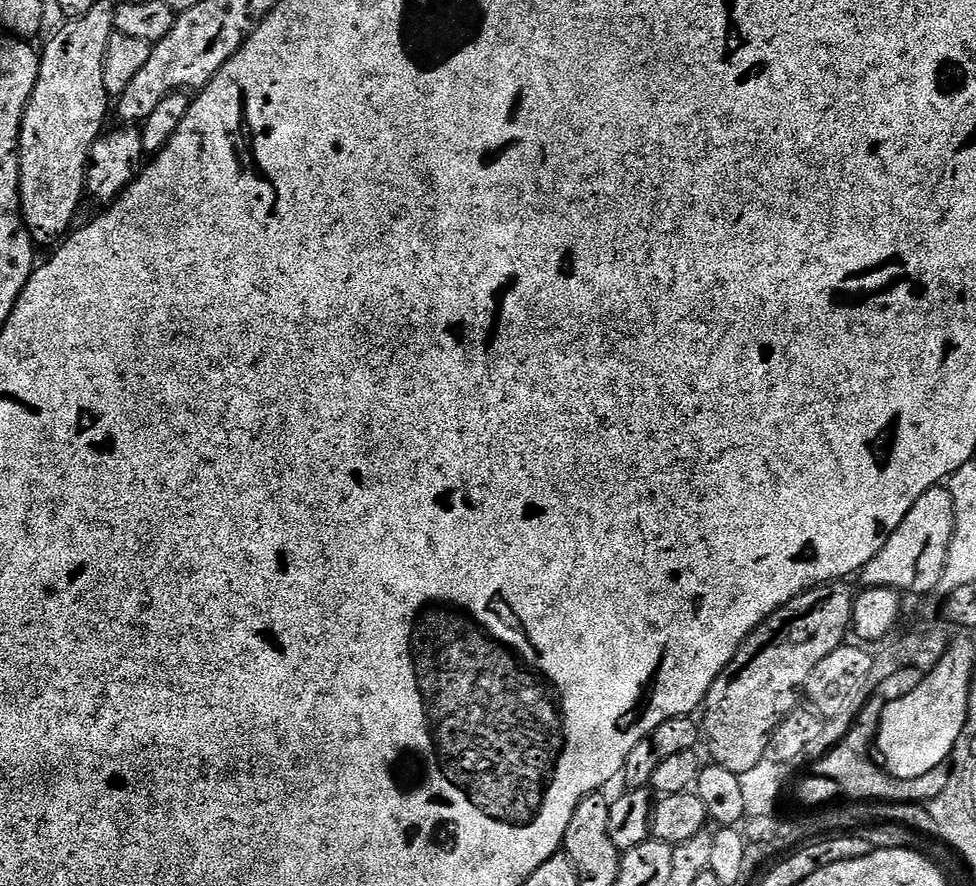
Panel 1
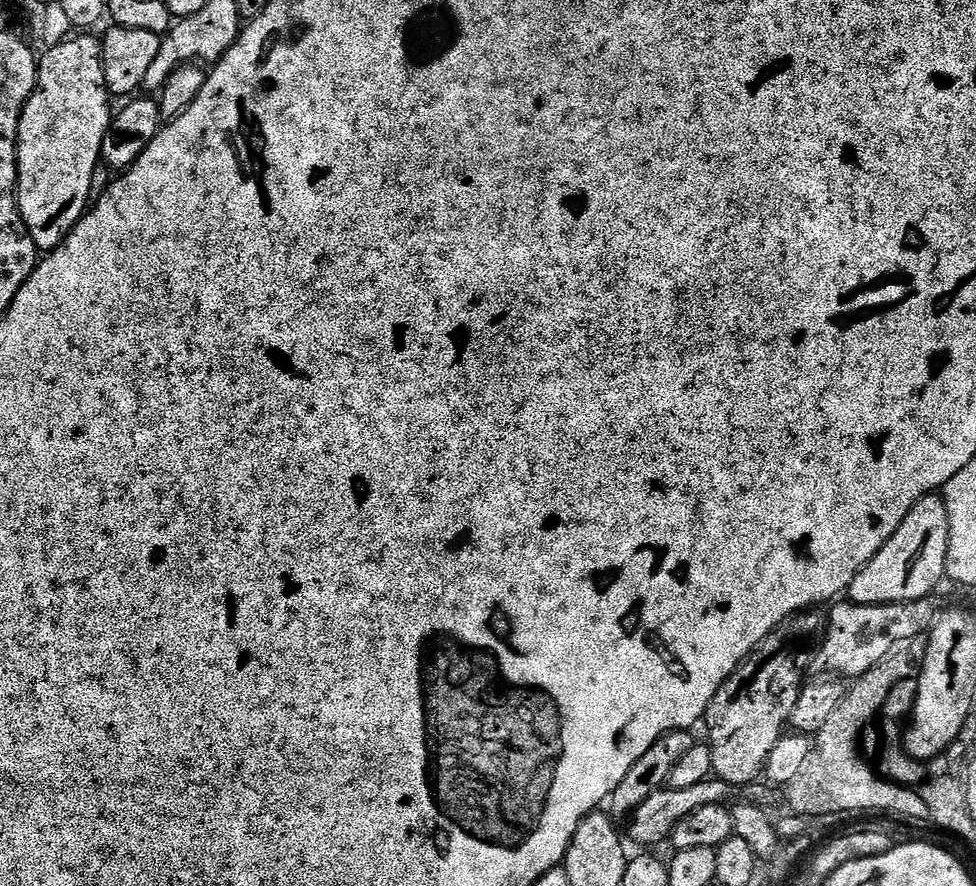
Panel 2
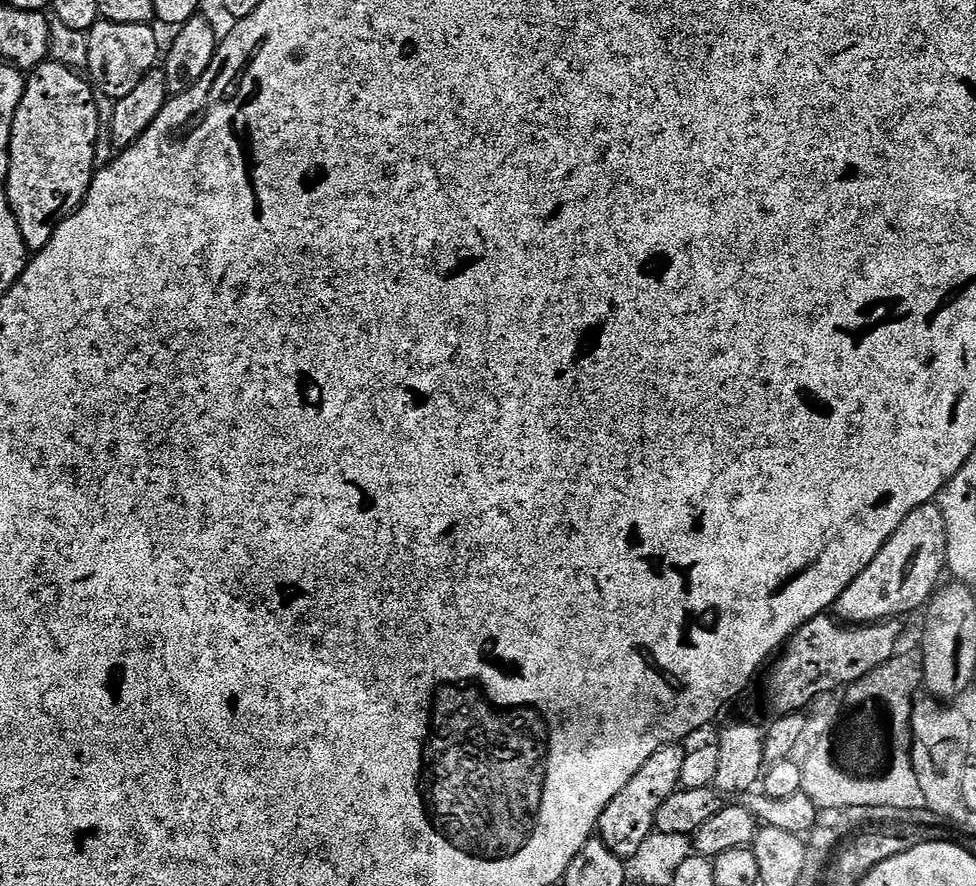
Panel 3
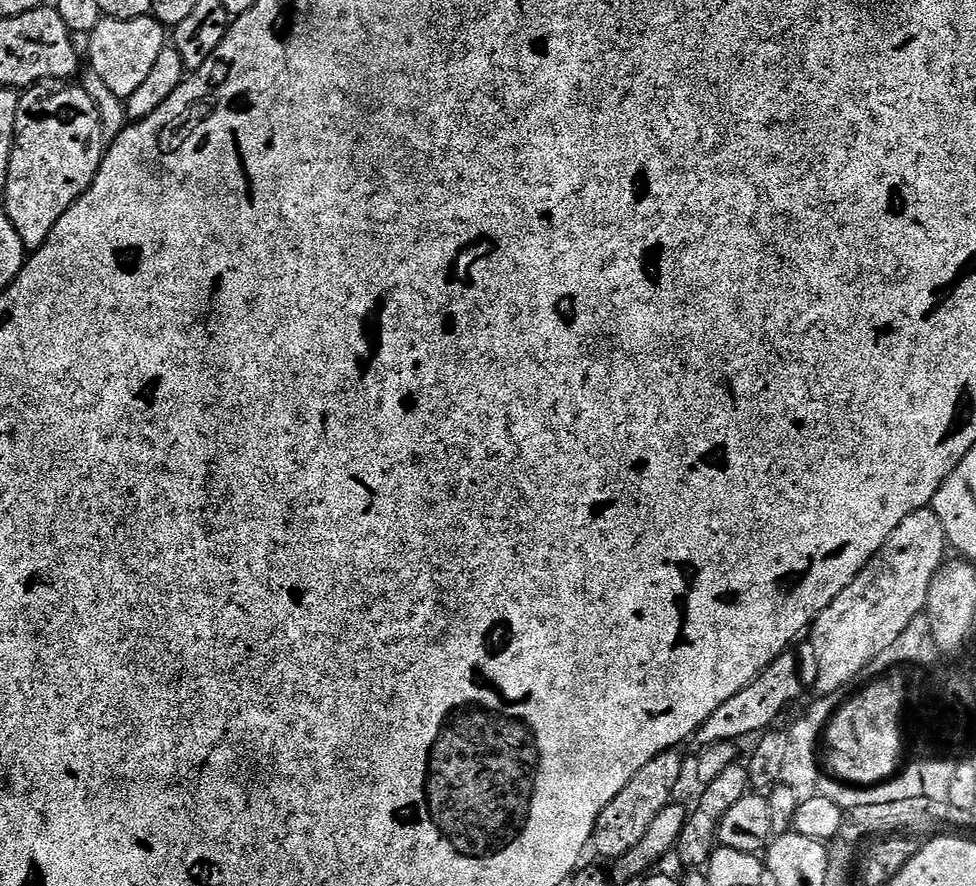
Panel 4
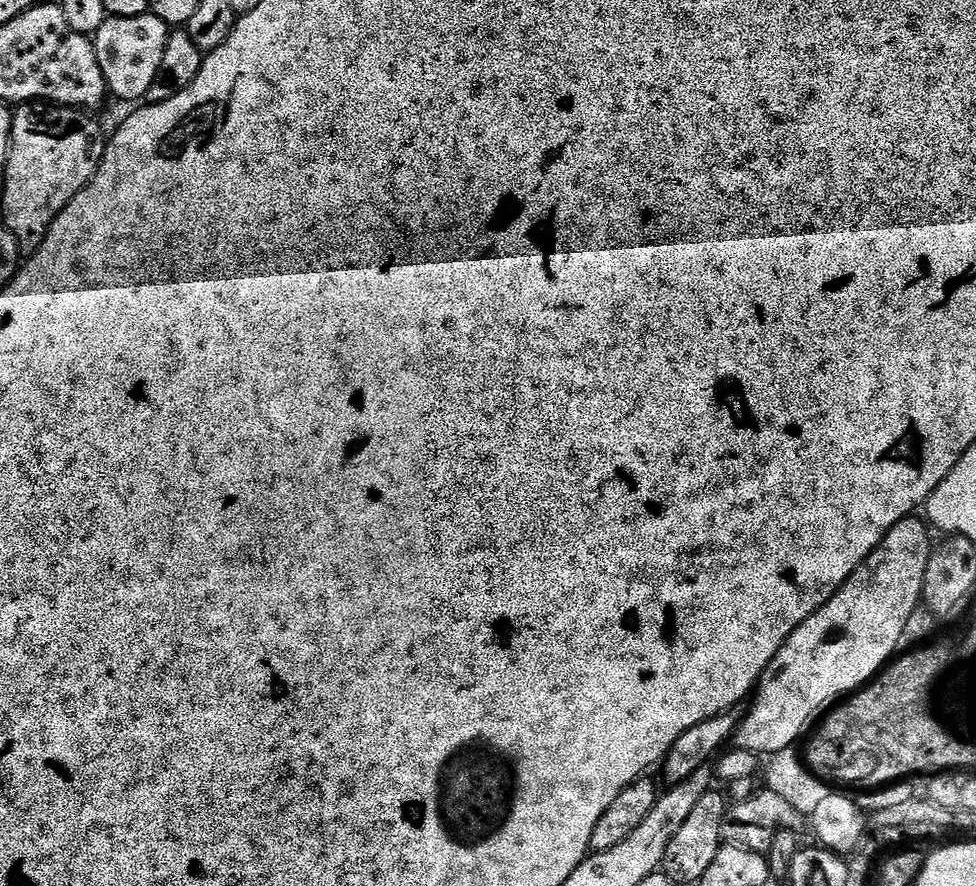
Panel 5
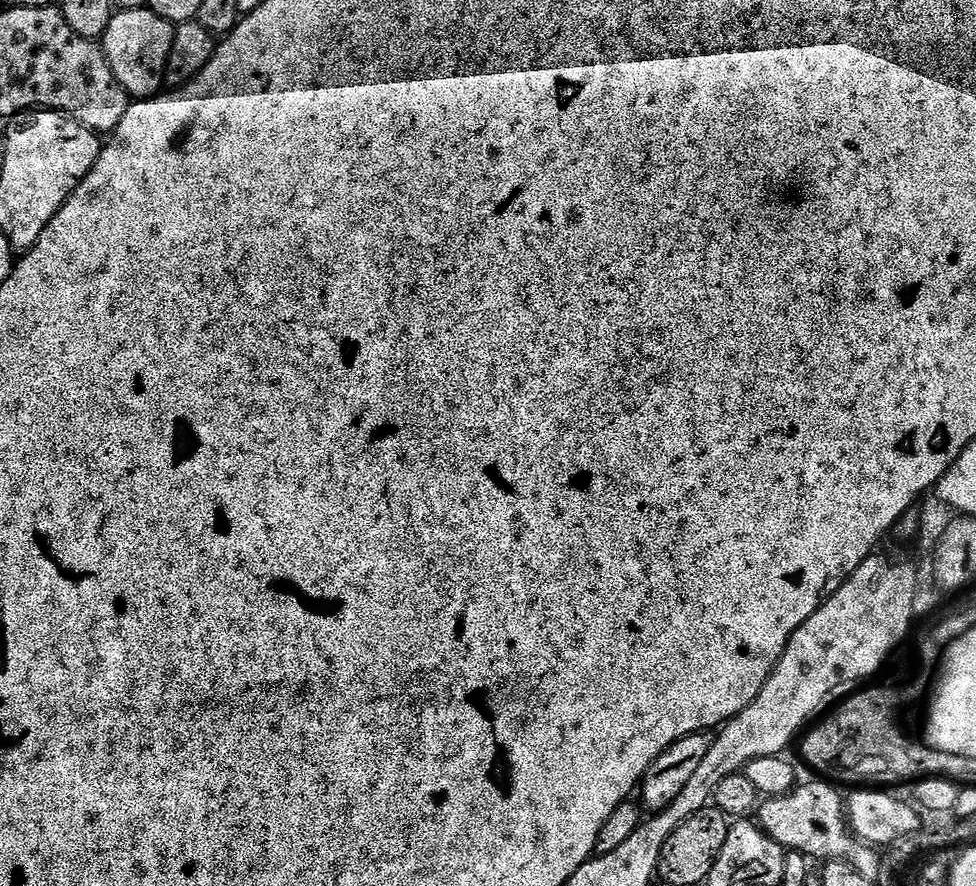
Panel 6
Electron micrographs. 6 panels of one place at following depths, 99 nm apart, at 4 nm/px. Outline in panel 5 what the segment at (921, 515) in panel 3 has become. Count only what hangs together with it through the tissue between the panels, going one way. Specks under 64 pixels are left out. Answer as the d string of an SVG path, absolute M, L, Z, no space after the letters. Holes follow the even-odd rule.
M916 519L896 523L877 548L860 563L858 570L854 570L851 578L813 616L806 618L806 622L802 622L790 638L786 638L782 650L778 650L760 678L751 701L752 709L737 723L735 747L768 758L793 747L797 743L795 740L804 731L807 733L821 714L839 705L852 693L859 692L897 655L896 647L905 639L906 624L914 610L922 604L926 566L934 547L929 525L923 519Z

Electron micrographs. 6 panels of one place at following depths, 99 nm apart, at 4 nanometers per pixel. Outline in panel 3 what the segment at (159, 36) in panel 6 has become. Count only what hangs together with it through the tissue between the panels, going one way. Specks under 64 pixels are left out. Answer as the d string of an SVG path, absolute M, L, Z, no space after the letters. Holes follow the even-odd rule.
M100 20L87 32L89 40L87 71L92 72L91 79L97 85L100 83L104 87L102 90L105 95L115 101L126 98L126 94L134 91L138 82L142 82L142 78L146 78L146 74L157 67L162 56L162 44L160 48L160 40L156 37L154 29L152 24L122 26L122 22Z

